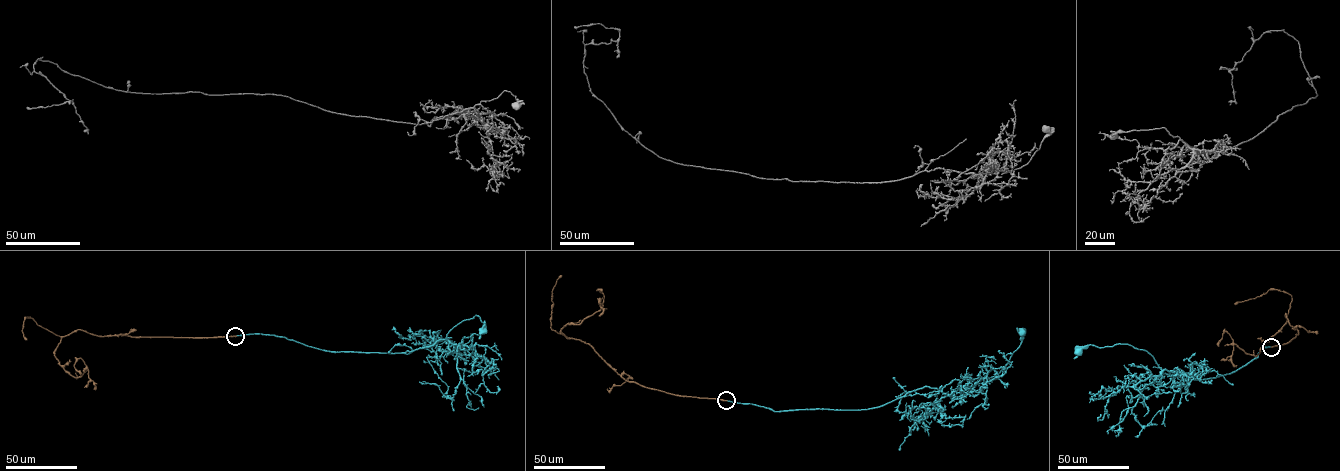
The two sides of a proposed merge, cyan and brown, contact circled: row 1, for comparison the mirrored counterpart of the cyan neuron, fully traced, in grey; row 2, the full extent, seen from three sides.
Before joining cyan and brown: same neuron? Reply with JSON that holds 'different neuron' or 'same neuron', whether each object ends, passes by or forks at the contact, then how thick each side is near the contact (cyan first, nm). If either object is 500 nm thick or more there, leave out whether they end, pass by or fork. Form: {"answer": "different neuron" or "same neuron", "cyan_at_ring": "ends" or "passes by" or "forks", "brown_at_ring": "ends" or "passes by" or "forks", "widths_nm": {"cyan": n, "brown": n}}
{"answer": "same neuron", "cyan_at_ring": "ends", "brown_at_ring": "ends", "widths_nm": {"cyan": 340, "brown": 360}}

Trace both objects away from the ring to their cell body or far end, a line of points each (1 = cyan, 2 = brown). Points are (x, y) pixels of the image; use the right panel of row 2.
1: (1271, 347), (1235, 371), (1199, 380), (1161, 373), (1164, 369), (1153, 356), (1129, 344), (1089, 345), (1077, 353)
2: (1271, 347), (1289, 342), (1298, 334), (1286, 313), (1286, 322), (1256, 356), (1234, 343), (1226, 331), (1218, 346)

